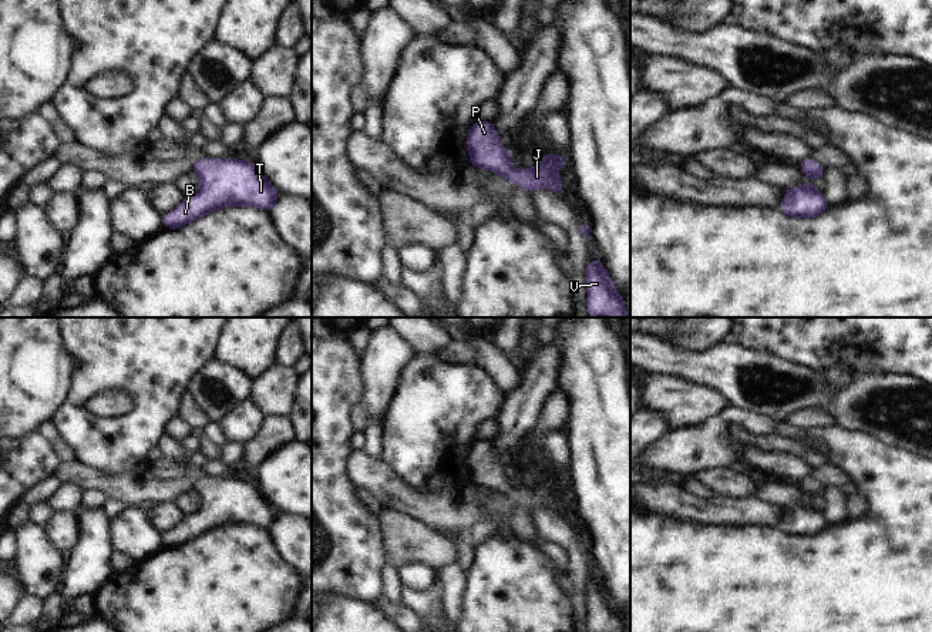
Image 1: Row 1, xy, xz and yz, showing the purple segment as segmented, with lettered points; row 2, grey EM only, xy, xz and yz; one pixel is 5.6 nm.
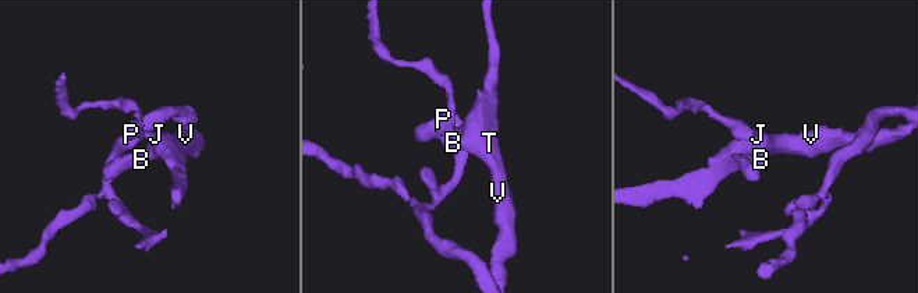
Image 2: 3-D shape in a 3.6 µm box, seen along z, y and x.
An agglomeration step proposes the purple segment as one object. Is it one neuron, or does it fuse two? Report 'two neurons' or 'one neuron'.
one neuron

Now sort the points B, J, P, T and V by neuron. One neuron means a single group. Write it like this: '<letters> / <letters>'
B J P T V

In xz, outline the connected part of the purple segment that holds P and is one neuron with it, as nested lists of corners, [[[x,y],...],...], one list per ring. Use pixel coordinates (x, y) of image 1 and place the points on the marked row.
[[[477,121],[467,137],[467,149],[470,152],[470,164],[477,168],[491,169],[504,175],[511,184],[522,185],[529,194],[536,188],[549,188],[561,198],[562,179],[556,169],[566,162],[555,152],[554,157],[544,154],[544,159],[538,168],[526,168],[515,171],[509,159],[509,151],[498,141],[499,134],[489,121]]]

